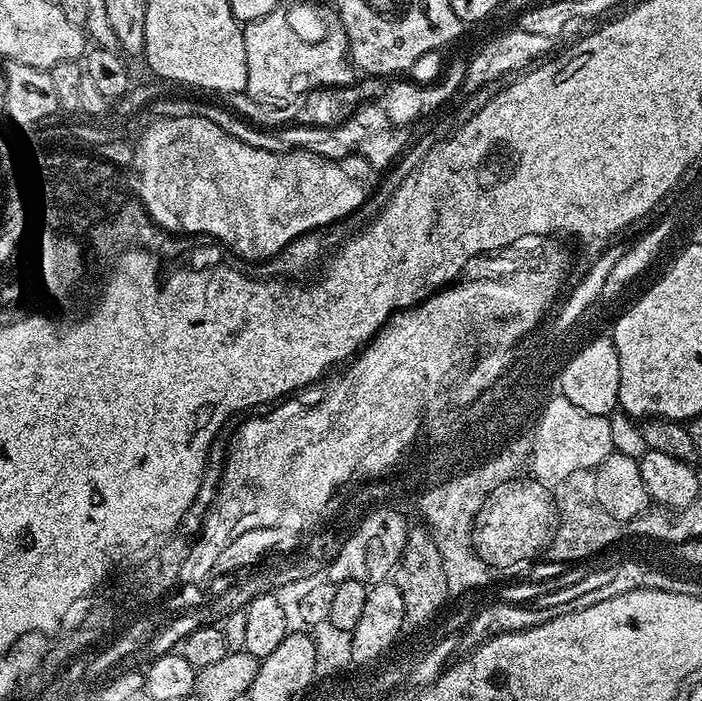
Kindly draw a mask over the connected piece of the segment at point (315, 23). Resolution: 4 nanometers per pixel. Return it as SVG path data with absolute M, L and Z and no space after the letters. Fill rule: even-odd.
M312 4L281 6L260 20L247 21L243 29L248 71L246 96L256 104L265 104L268 108L280 108L284 103L295 105L316 88L341 88L343 84L353 83L354 65L349 59L348 35L340 19L330 14L327 7L315 8Z

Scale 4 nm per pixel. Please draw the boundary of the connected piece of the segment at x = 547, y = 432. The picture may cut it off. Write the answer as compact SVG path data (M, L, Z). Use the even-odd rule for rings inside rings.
M556 400L552 407L548 408L544 423L540 424L539 436L530 444L532 450L531 471L536 474L544 474L547 468L553 468L560 472L561 477L570 475L572 471L595 470L614 450L612 444L616 436L612 433L611 419L608 416L594 414L592 417L584 415L584 411L577 411L564 400Z

